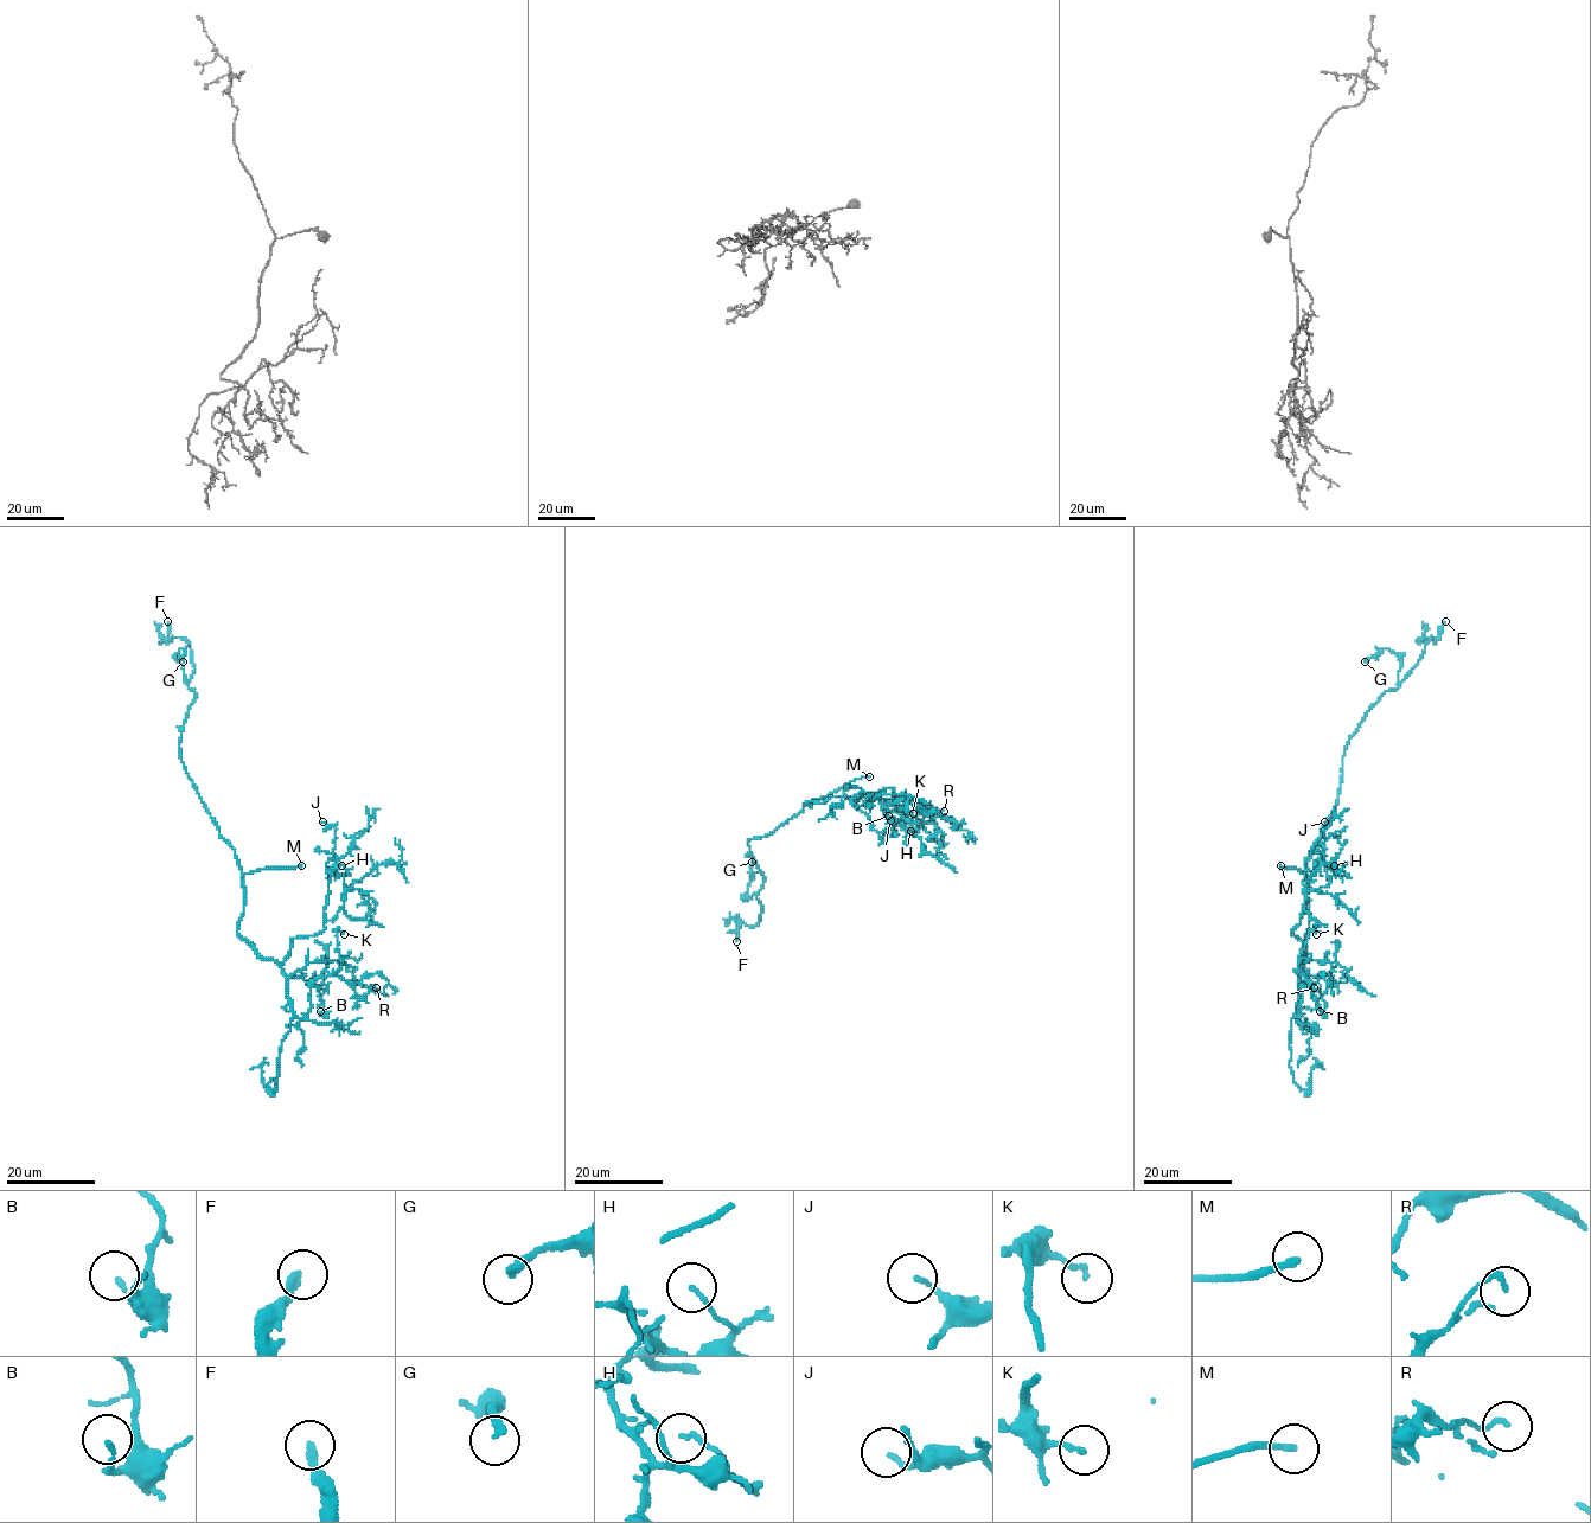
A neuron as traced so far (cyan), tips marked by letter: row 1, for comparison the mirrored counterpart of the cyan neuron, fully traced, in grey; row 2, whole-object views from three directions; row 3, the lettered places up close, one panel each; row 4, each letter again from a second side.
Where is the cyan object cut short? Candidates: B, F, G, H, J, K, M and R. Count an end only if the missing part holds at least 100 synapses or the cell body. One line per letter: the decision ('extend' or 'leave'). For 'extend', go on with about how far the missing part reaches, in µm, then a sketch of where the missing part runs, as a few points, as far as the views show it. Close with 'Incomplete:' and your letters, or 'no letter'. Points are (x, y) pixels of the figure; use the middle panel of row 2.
B: leave
F: leave
G: leave
H: leave
J: leave
K: leave
M: extend; about 8 µm are missing; missing branch runs (869, 776), (879, 776), (885, 770), (885, 763), (888, 765)
R: leave
Incomplete: M

